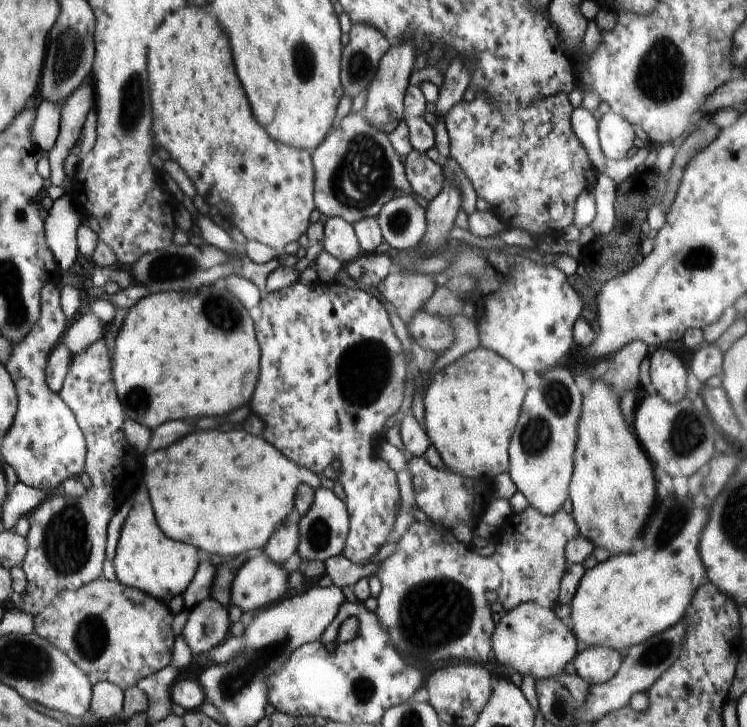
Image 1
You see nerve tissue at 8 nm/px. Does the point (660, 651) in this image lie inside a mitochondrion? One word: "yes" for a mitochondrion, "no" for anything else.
yes

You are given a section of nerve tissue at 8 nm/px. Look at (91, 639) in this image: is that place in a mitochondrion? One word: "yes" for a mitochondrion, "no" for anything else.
yes

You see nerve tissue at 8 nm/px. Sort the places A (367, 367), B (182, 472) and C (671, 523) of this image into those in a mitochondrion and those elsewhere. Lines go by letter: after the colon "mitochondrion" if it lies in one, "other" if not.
A: mitochondrion
B: other
C: mitochondrion

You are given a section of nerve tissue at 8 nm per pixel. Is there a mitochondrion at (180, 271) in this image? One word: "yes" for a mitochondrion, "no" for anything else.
yes

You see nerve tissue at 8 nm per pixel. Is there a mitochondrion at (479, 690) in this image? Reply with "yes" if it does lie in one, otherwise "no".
no

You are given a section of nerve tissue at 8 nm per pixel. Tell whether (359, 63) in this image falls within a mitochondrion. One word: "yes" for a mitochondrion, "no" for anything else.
yes

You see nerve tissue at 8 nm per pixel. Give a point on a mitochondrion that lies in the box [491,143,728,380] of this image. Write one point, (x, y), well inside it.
(703, 257)

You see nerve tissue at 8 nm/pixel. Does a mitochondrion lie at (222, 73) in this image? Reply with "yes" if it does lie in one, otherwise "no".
no

